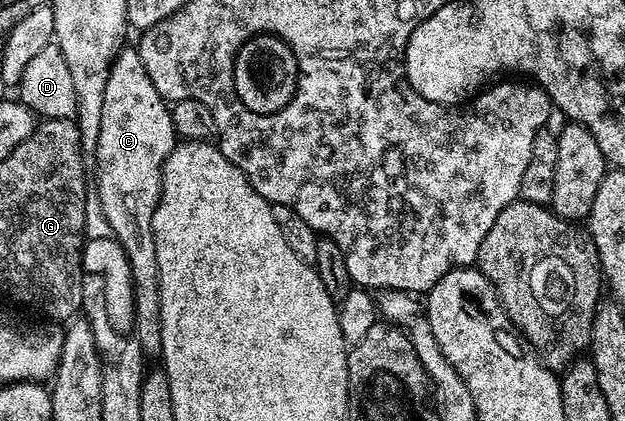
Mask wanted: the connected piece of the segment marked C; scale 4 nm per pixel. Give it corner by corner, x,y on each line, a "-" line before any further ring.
124,48
120,50
119,54
115,58
115,62
112,64
111,71
109,72
109,78
106,81
104,100
101,107
101,126
100,136
97,138
96,146
93,151
93,157
95,157
95,170
93,166
93,190
98,194
101,202
101,208
104,209
105,220
108,221
111,233
116,241
123,246
125,256
128,257
129,268
132,269
132,284
133,292
135,293
136,302
136,316
134,337
138,338
139,346
143,349
144,355
155,356
162,355
163,345
161,344
161,292
159,291
159,269
157,268
157,248
155,247
155,241
153,240
153,212
157,208
159,203
159,193
161,192
161,184
163,183
163,161
171,155
171,151
175,149
177,145
177,135
173,128
173,120
171,119
171,107
166,98
161,96
161,92
157,92
157,88
153,88
153,80
149,80
149,72
145,72
145,64
141,64
141,56
138,49

